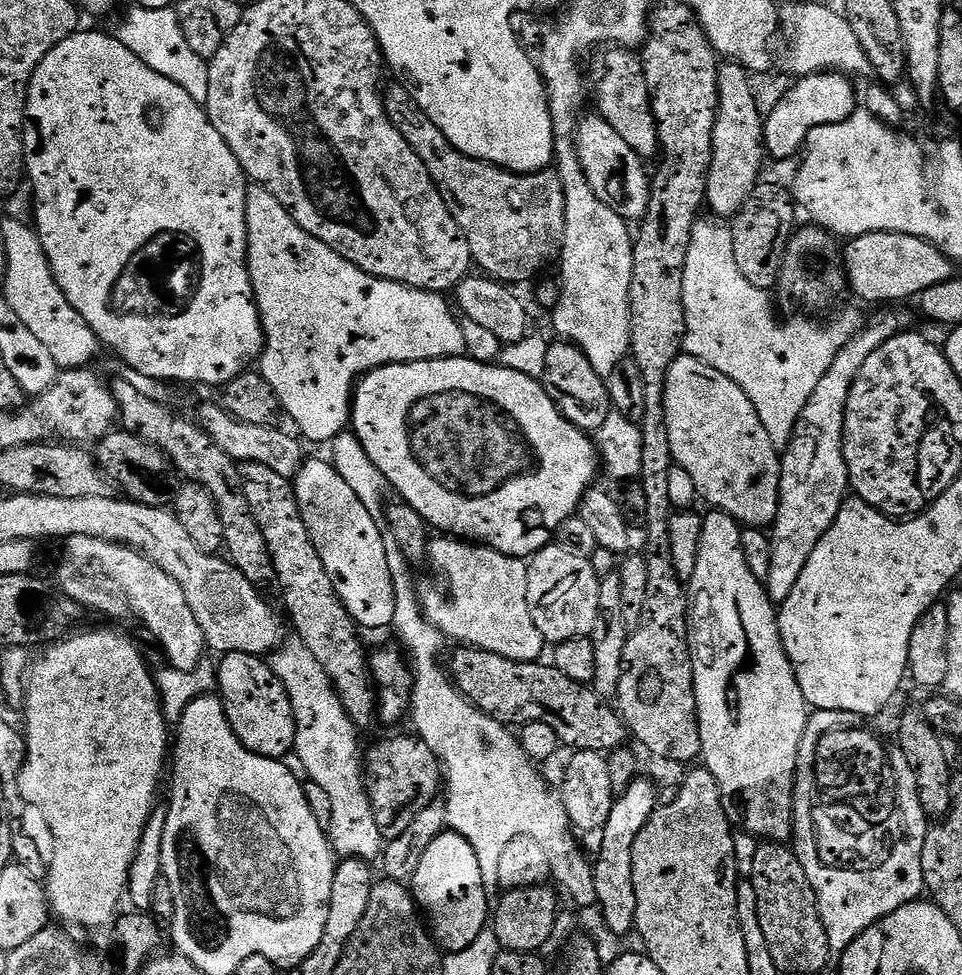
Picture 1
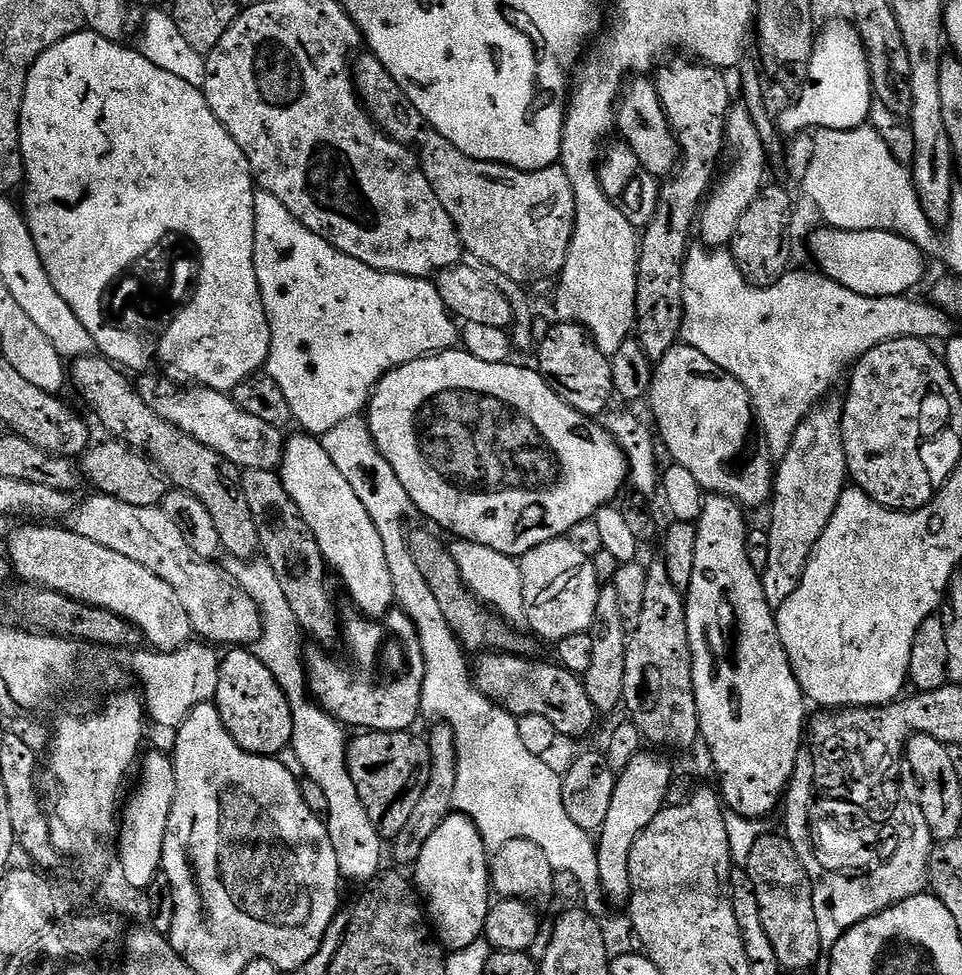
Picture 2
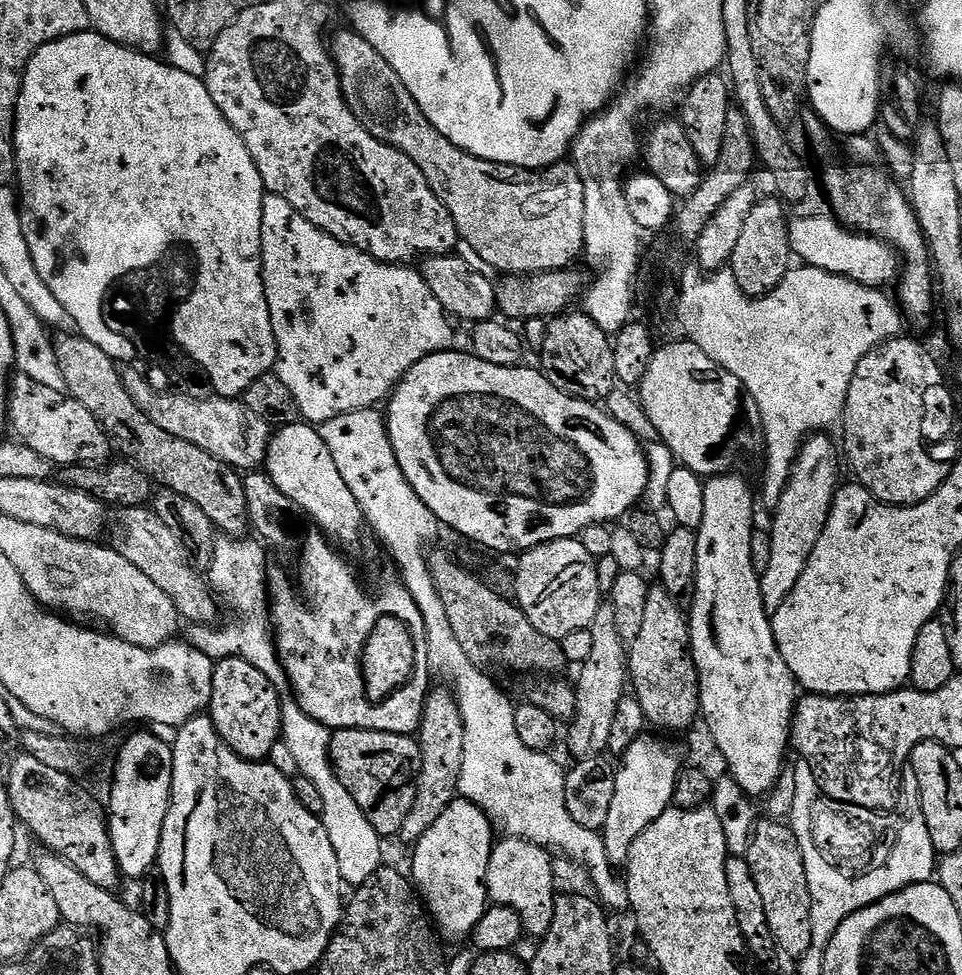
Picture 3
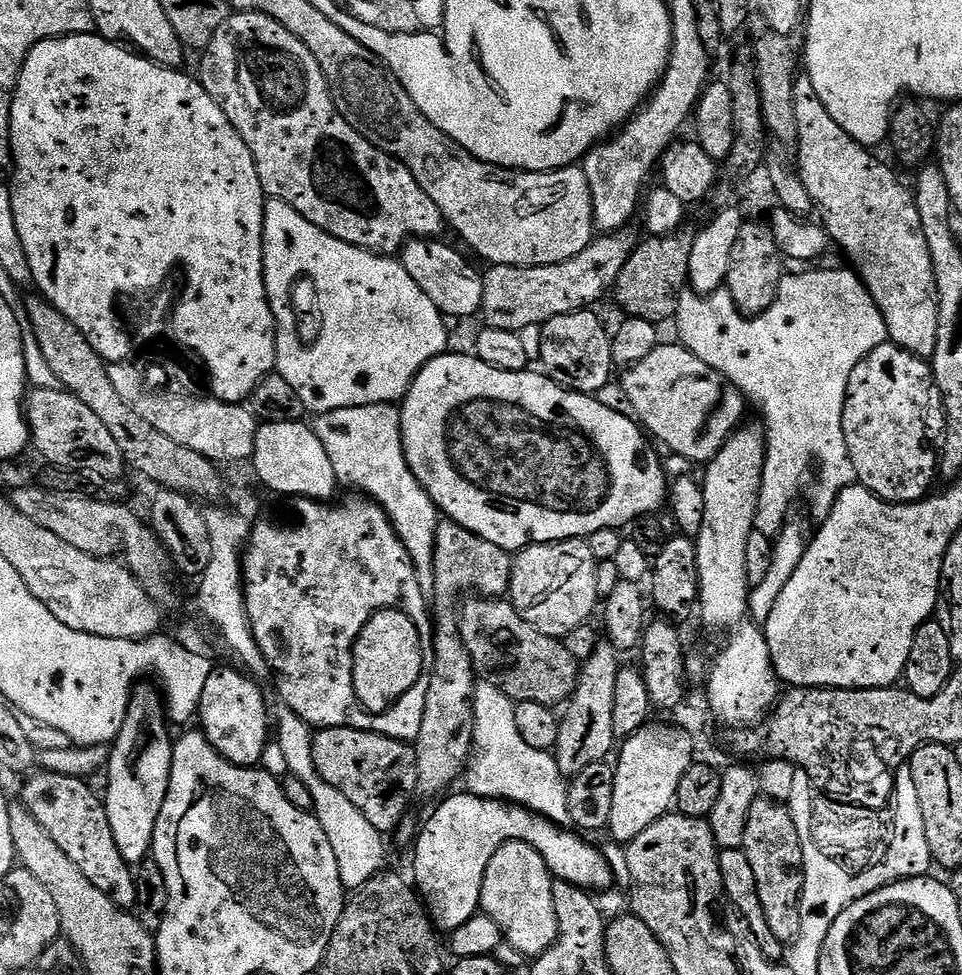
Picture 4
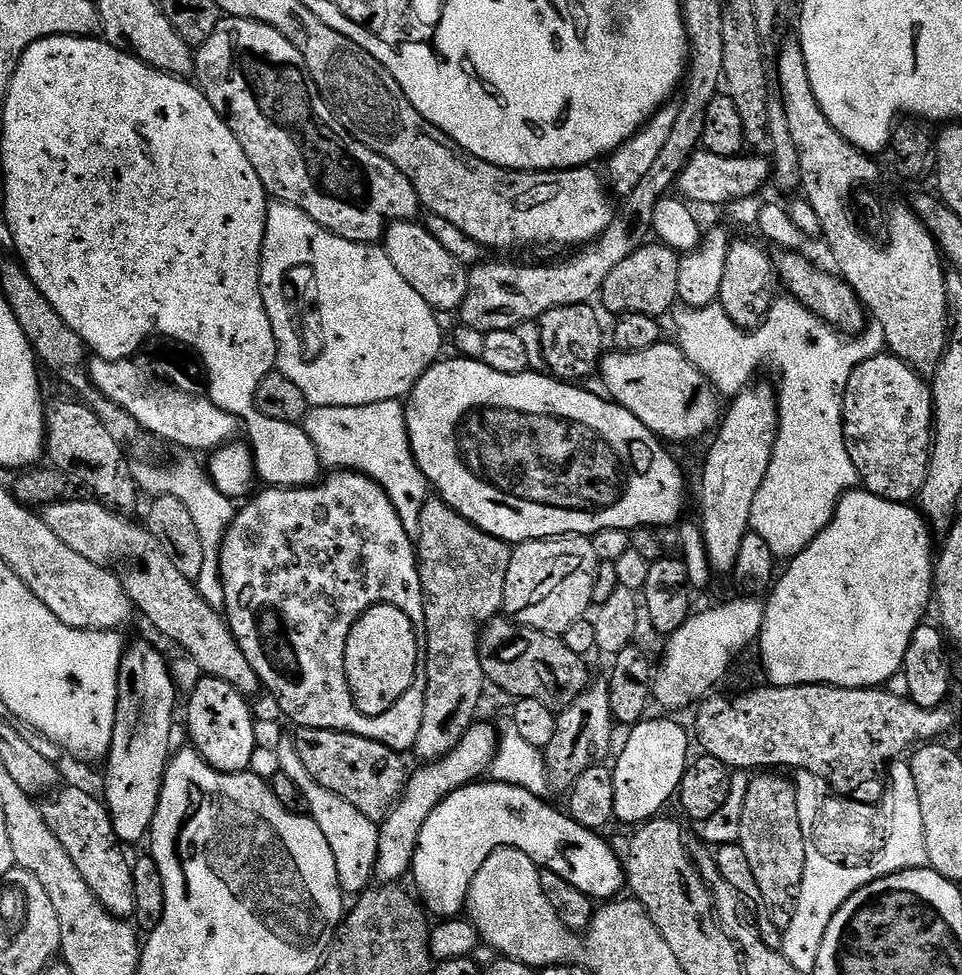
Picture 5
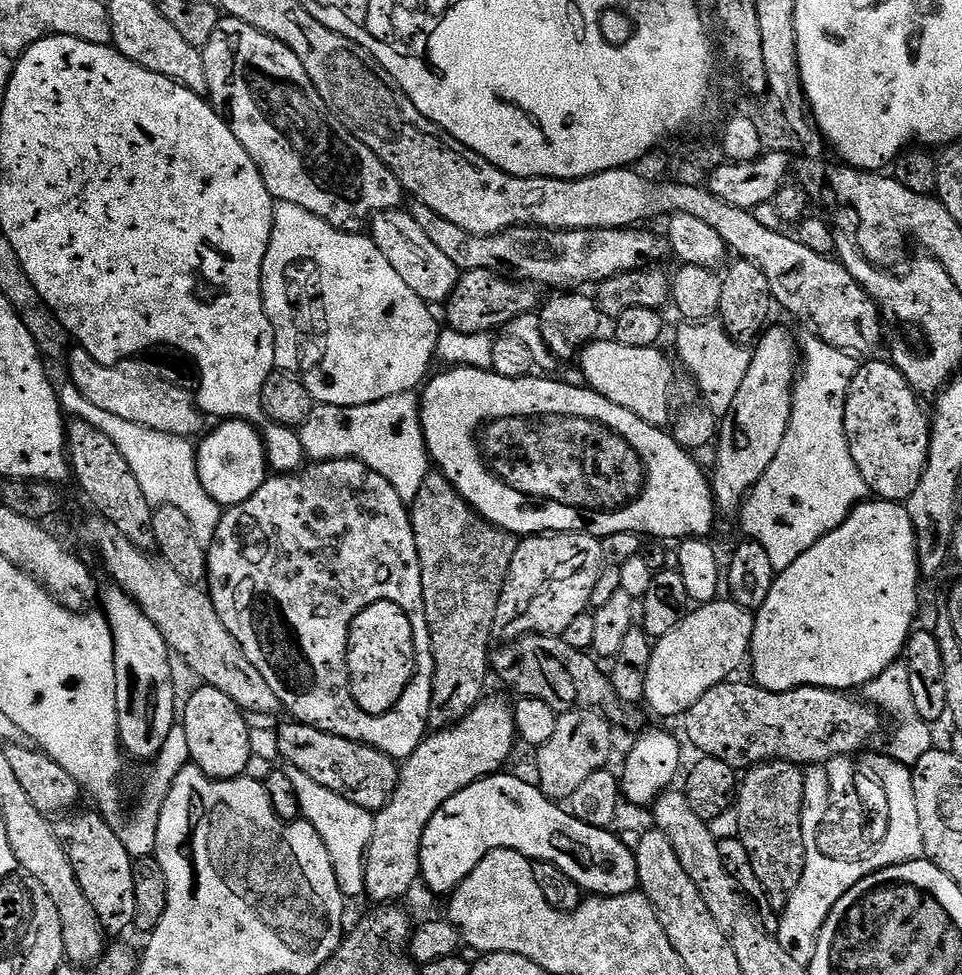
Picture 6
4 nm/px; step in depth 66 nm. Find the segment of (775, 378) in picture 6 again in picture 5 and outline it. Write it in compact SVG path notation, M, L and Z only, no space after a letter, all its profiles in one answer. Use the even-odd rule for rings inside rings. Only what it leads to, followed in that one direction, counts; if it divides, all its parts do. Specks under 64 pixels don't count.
M753 383L738 393L727 405L715 433L716 441L704 460L704 477L700 480L700 517L708 558L717 573L731 573L738 558L738 546L750 530L750 506L754 494L770 470L770 458L780 428L778 392L768 384Z

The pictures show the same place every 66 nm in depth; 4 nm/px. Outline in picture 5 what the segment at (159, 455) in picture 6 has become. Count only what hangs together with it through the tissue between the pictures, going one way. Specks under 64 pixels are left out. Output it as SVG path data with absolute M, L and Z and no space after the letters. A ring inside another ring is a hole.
M184 450L179 453L173 464L132 464L132 476L136 480L136 487L141 493L149 492L149 497L169 496L178 498L186 510L190 510L194 518L194 526L198 526L198 534L202 538L202 554L206 569L206 595L208 604L217 610L224 607L224 587L220 581L220 548L224 545L224 535L228 527L234 522L238 511L237 505L226 494L218 490L213 484L203 463L199 464L193 453Z

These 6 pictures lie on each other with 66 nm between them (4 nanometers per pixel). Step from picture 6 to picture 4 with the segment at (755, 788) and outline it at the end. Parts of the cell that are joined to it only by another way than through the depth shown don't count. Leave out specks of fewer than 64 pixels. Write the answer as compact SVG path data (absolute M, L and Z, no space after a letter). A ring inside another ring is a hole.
M757 798L753 802L746 818L743 850L746 858L750 858L754 882L758 882L758 902L762 902L766 926L770 926L774 938L791 942L799 932L799 900L806 869L798 820L784 808L785 805L777 799Z

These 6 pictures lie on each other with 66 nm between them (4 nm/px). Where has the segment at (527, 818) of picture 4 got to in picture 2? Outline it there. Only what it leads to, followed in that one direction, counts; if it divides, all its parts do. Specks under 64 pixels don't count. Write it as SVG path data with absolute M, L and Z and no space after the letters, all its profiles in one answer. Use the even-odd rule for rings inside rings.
M449 814L420 847L420 857L414 861L414 888L426 909L427 919L437 941L449 953L471 948L484 935L485 913L464 912L464 900L480 900L490 892L490 856L480 831L466 816Z

